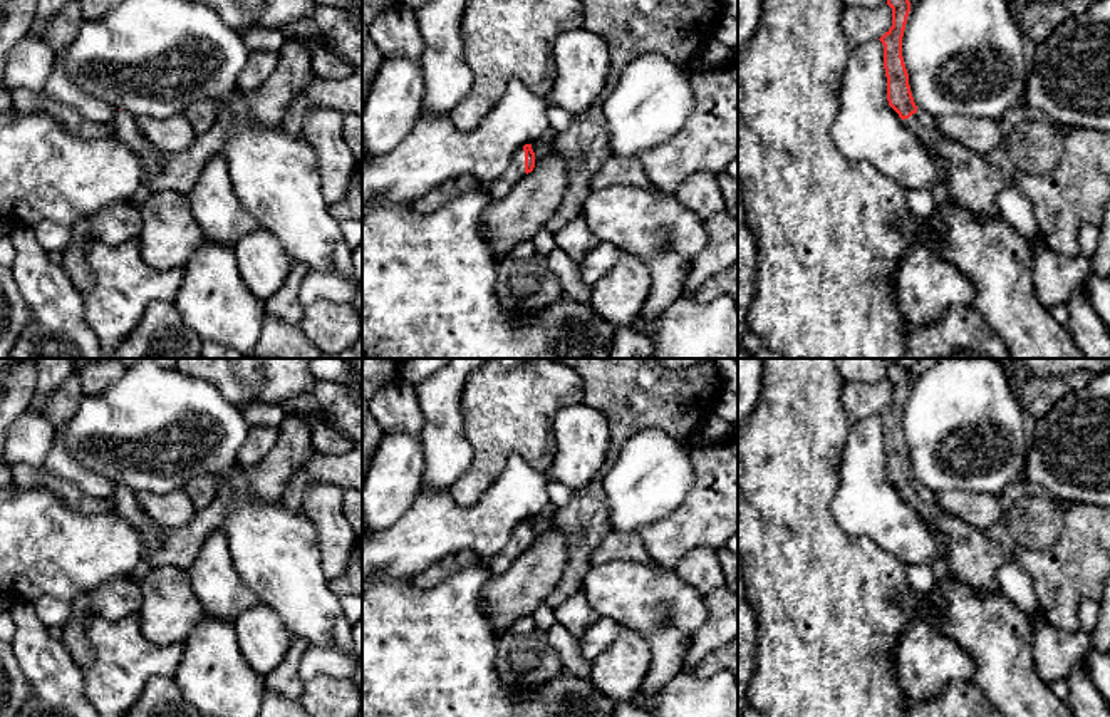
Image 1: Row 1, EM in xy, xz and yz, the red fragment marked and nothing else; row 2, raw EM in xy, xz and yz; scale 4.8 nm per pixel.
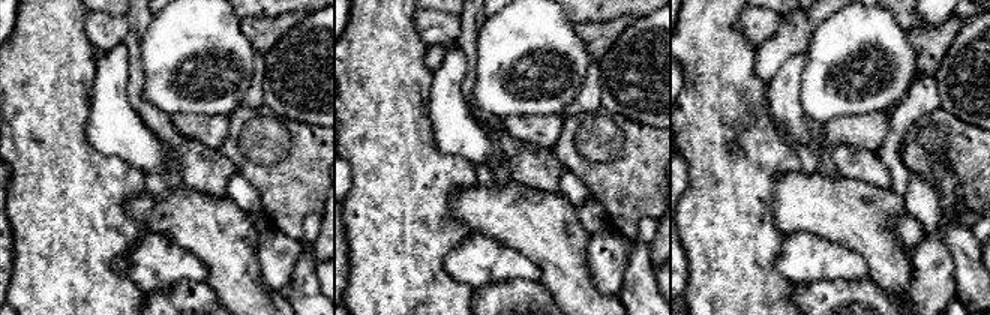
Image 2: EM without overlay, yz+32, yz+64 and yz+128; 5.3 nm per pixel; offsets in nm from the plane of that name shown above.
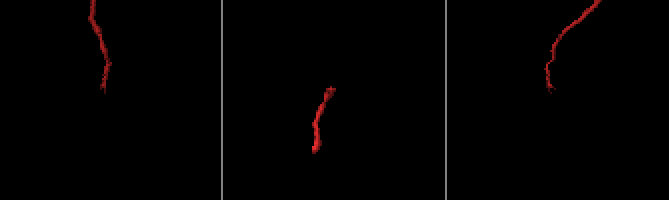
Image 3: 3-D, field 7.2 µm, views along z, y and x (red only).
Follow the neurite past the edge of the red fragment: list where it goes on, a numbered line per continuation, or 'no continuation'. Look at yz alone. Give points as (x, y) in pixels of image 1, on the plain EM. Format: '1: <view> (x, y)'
1: yz (973, 558)

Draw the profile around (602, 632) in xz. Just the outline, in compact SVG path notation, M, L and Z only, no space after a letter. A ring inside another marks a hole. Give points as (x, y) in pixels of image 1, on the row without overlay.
M600 616L584 635L575 637L582 657L592 662L622 630L617 622Z

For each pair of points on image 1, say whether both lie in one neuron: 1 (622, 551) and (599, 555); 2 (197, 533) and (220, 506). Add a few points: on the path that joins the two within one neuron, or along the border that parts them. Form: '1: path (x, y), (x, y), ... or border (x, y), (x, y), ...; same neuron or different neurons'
1: path (617, 551), (604, 551); same neuron
2: path (202, 526), (215, 513); same neuron

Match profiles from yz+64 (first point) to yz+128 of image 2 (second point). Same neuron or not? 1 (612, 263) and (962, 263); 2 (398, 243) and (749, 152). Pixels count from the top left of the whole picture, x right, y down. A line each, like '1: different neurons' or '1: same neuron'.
1: different neurons
2: same neuron

